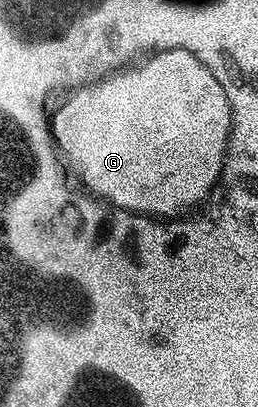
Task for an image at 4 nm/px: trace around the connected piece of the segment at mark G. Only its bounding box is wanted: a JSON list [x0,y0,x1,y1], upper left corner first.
[49,49,231,219]

